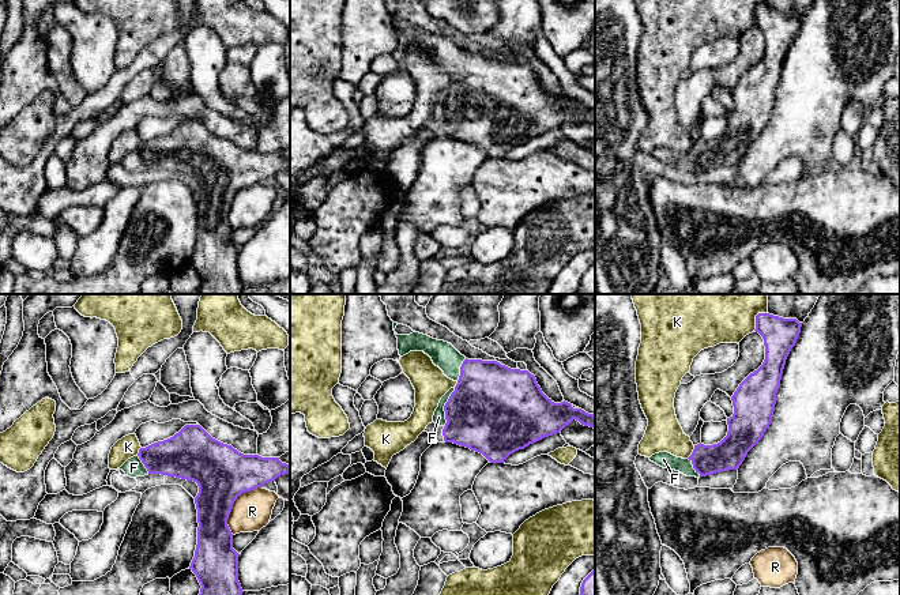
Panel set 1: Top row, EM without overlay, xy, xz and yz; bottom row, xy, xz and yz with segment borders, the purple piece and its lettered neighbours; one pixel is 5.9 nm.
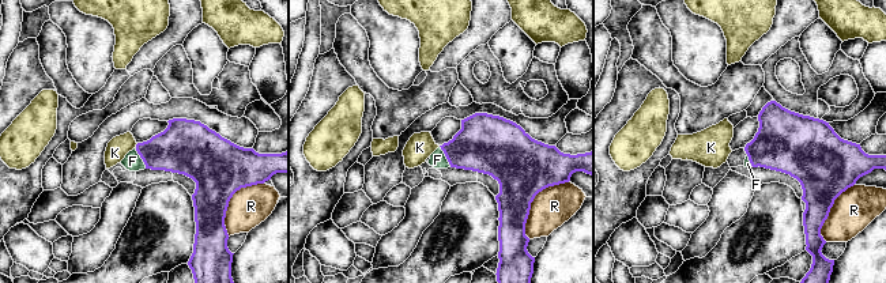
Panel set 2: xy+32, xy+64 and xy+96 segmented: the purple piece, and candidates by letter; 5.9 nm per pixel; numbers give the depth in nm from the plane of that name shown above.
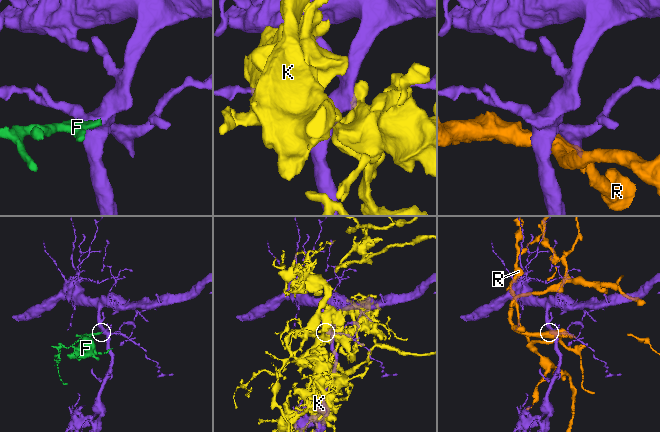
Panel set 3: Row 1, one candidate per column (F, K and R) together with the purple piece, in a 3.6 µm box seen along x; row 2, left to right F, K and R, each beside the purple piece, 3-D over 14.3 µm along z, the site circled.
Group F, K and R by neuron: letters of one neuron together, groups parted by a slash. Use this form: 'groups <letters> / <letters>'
groups F / K / R

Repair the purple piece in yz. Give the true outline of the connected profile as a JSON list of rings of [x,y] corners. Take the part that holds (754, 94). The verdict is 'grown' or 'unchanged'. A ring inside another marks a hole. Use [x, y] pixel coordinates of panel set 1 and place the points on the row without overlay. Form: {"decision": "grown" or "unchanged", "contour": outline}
{"decision": "grown", "contour": [[[758,8],[754,26],[764,34],[765,54],[731,91],[734,109],[727,113],[727,131],[713,140],[694,140],[688,154],[659,147],[649,155],[663,163],[696,173],[738,165],[772,117],[786,54],[797,38],[801,22],[802,18],[797,14]]]}

